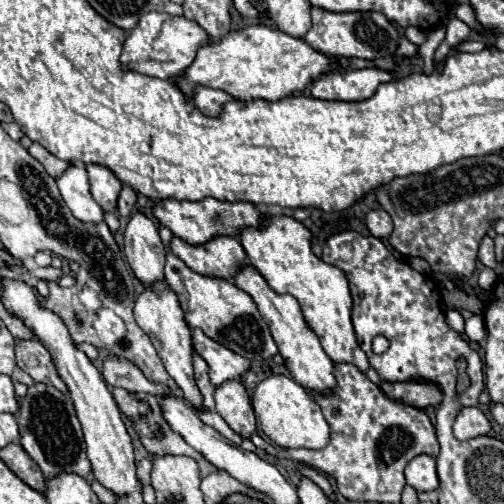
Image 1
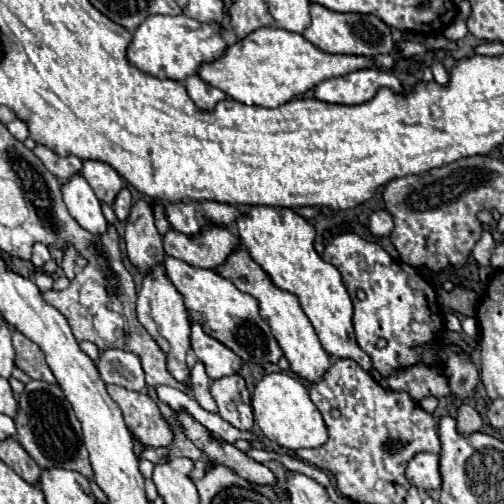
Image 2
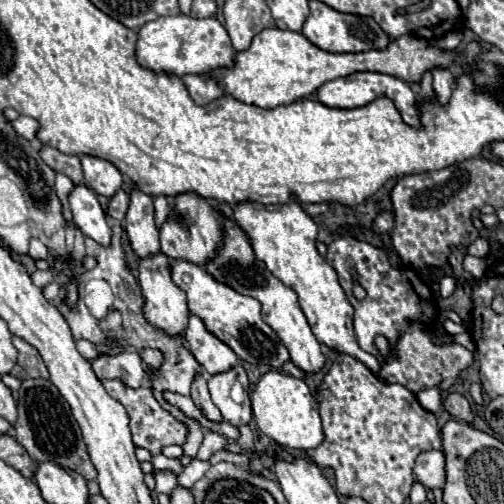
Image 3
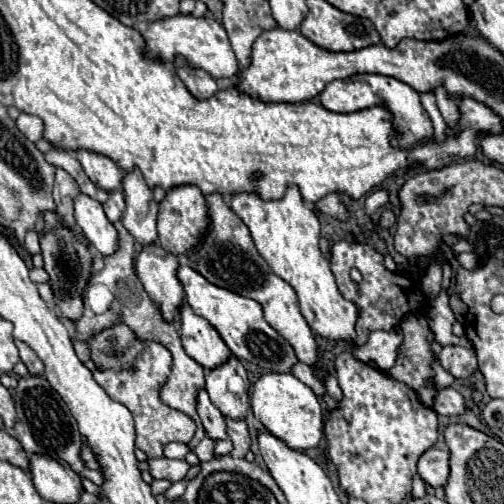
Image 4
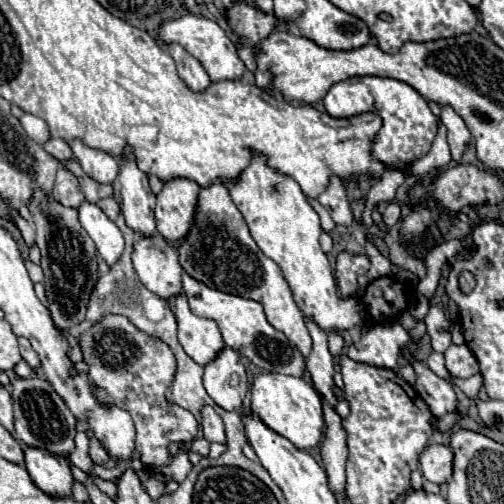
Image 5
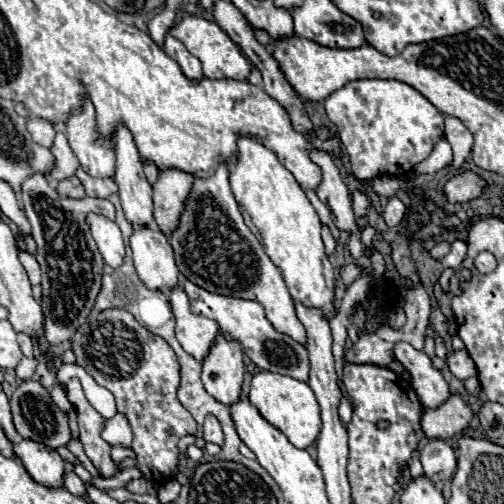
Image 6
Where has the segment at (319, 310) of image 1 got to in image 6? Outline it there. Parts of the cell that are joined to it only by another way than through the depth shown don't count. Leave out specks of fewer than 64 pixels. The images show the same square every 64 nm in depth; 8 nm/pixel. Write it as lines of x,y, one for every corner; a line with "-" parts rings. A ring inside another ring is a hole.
240,136
236,144
238,144
238,154
230,166
230,186
232,186
234,198
238,202
238,208
244,216
244,222
254,232
258,242
264,246
264,252
270,256
274,266
282,270
284,282
286,282
292,298
300,300
306,306
322,308
324,314
328,318
332,318
336,314
334,302
332,302
334,300
334,270
332,270
332,264
328,262
328,256
324,252
324,244
320,238
322,224
320,224
320,218
318,218
314,206
310,204
306,192
296,182
292,172
286,170
280,164
280,160
276,158
276,154
270,152
264,144
260,144
258,140
254,140
250,136

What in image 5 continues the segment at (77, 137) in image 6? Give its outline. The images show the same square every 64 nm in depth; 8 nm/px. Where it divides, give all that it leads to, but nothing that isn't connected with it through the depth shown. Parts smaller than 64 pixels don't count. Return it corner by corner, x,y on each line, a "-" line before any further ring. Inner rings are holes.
80,138
70,140
70,148
72,148
76,160
80,162
82,170
90,178
94,178
100,184
114,184
118,170
120,170
120,162
116,156
112,156
104,150
88,148

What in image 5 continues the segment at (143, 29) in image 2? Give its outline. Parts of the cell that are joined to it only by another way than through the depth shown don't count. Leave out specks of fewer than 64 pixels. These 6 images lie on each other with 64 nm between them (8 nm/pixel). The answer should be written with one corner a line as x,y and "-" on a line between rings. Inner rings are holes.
184,14
182,18
170,20
170,22
166,22
158,28
158,38
166,44
178,42
180,46
184,46
196,60
200,60
200,64
204,66
204,70
206,70
206,74
210,76
212,82
242,78
248,72
248,68
244,66
244,62
240,60
240,56
236,52
234,42
226,36
226,32
214,20
208,20
204,16

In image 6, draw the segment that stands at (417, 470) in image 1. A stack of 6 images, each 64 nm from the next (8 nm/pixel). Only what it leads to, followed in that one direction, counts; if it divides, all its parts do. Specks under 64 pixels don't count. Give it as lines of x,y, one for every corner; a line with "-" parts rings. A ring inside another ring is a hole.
430,440
420,450
420,462
424,466
424,474
432,482
450,480
456,472
456,452
444,440

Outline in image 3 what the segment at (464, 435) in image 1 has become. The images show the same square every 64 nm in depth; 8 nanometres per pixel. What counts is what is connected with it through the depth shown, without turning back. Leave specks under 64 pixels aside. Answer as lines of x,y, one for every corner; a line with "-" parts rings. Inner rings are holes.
448,392
446,398
444,398
444,402
442,402
442,406
444,406
444,410
446,410
448,414
452,414
454,418
464,420
464,422
472,422
470,404
468,404
468,400
466,400
462,394
458,394
458,392

